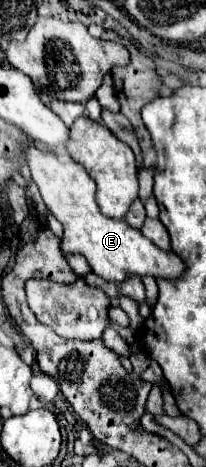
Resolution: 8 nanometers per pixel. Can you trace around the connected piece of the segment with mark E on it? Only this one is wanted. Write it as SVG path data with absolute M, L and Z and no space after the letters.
M31 146L27 150L27 160L31 168L31 178L39 186L43 202L63 224L63 254L85 256L93 274L101 276L105 282L117 284L131 276L179 280L185 274L185 264L175 252L161 252L155 244L151 244L151 240L145 240L139 230L129 228L129 224L125 224L123 220L113 220L101 214L95 202L95 182L69 154L41 152Z

